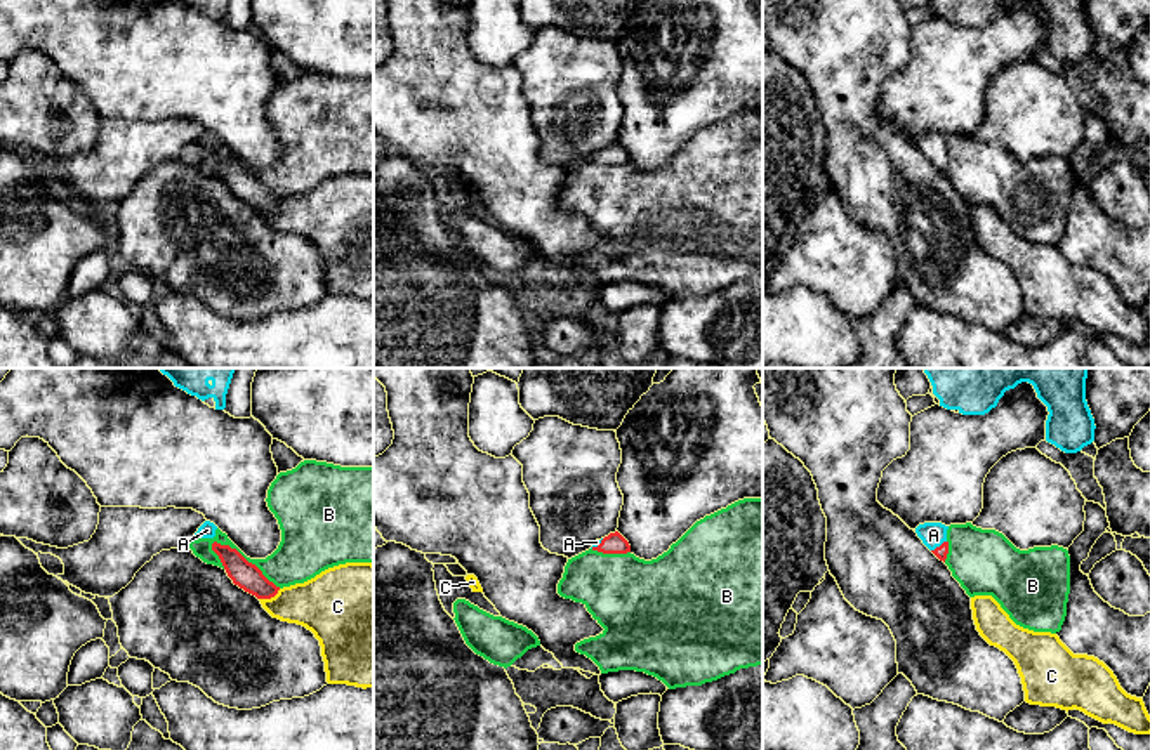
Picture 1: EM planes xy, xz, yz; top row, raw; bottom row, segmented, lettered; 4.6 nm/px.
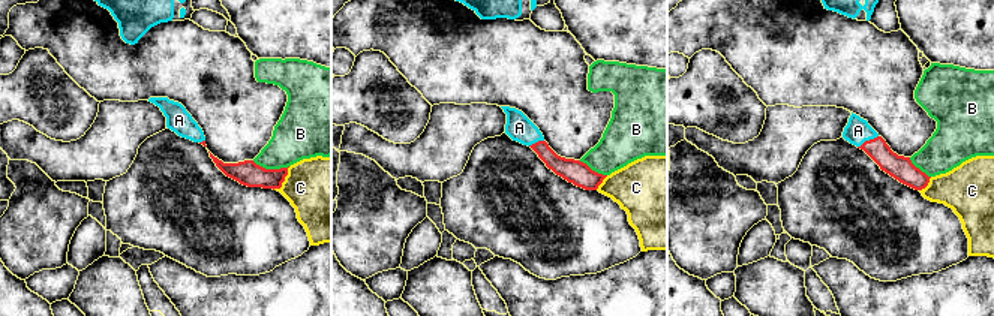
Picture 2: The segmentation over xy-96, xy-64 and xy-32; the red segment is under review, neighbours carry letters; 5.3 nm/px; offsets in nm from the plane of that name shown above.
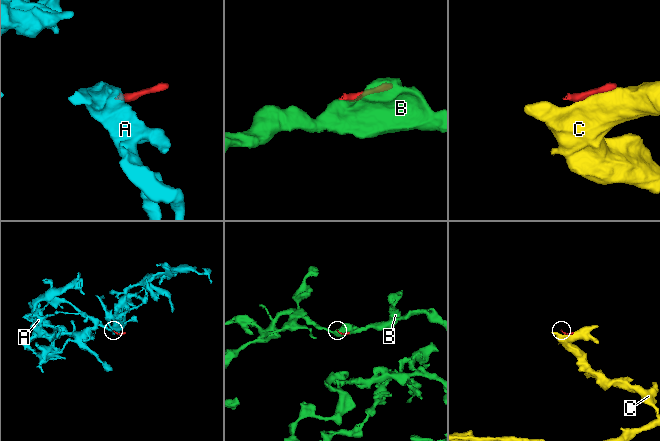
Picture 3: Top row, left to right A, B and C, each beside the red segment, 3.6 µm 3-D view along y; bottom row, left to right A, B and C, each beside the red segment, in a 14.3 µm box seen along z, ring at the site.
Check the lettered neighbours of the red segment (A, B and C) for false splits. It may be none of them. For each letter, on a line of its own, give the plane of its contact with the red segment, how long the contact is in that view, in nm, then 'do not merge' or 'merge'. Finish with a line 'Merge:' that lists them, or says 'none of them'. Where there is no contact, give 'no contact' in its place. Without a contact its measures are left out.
A: meets red in yz; contact 90 nm long; merge
B: meets red in xy; contact 380 nm long; do not merge
C: meets red in xy; contact 120 nm long; do not merge
Merge: A

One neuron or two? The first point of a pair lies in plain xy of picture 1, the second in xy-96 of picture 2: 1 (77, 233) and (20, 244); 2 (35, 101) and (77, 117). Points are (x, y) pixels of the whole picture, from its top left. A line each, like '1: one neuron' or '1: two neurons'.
1: one neuron
2: one neuron

